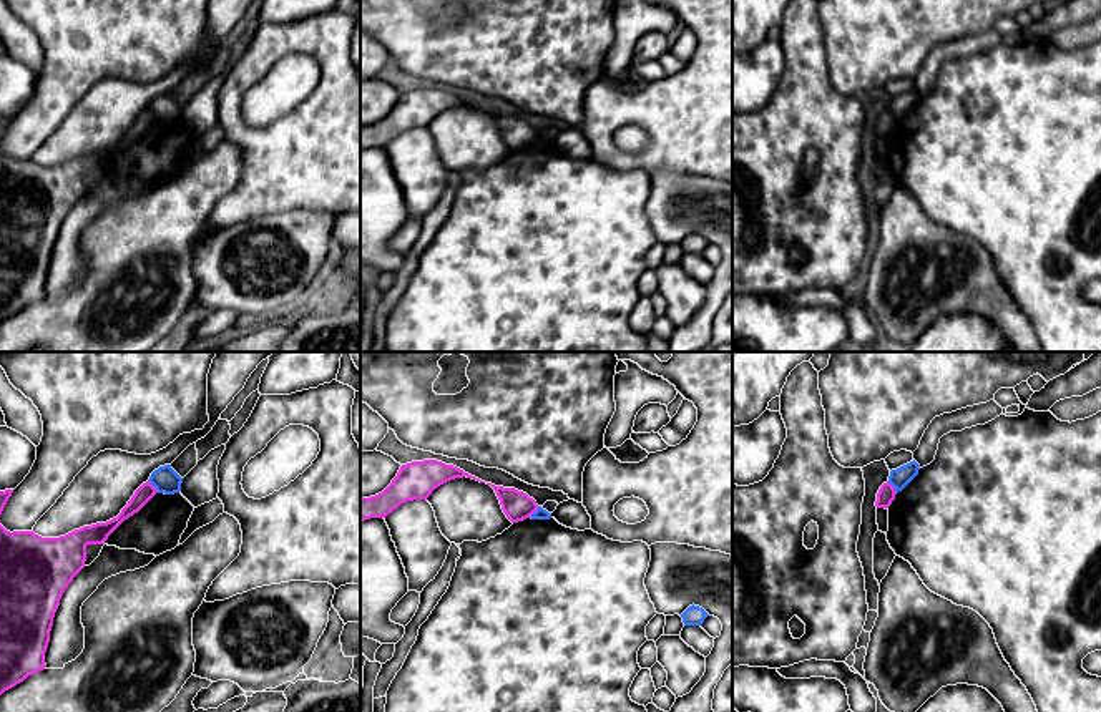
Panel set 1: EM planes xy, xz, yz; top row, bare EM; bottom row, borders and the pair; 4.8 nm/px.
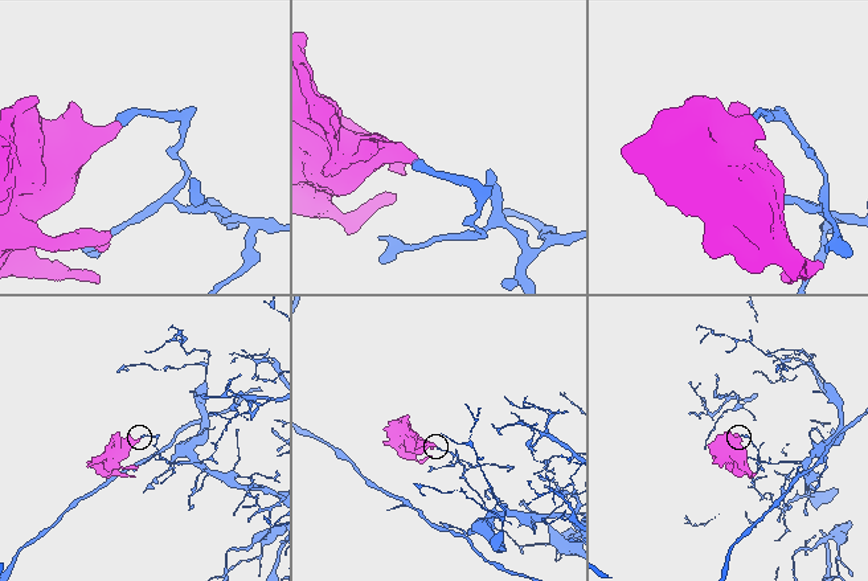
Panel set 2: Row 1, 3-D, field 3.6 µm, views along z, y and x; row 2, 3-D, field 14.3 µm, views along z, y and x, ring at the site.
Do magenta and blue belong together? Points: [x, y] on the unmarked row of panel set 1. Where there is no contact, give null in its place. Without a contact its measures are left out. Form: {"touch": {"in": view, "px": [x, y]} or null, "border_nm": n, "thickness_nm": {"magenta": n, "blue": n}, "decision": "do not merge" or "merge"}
{"touch": {"in": "xy", "px": [153, 115]}, "border_nm": 80, "thickness_nm": {"magenta": 80, "blue": 120}, "decision": "do not merge"}

